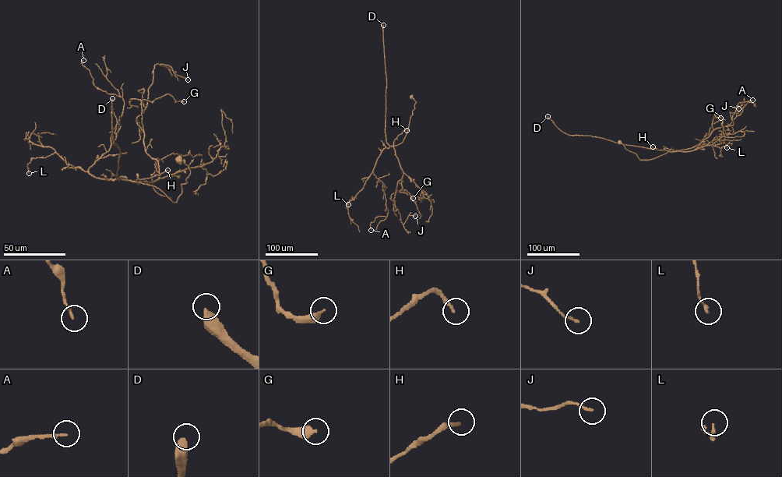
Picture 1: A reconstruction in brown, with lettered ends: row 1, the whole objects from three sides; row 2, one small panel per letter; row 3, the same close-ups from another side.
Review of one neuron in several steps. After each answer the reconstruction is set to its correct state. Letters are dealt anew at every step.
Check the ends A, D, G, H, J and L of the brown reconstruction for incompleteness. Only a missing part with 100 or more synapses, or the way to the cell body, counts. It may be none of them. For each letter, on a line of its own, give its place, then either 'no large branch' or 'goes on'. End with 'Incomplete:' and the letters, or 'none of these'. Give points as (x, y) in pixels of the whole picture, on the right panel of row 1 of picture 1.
A: at (752, 100); no large branch
D: at (547, 116); goes on
G: at (720, 118); no large branch
H: at (653, 146); no large branch
J: at (738, 108); no large branch
L: at (727, 147); no large branch
Incomplete: D

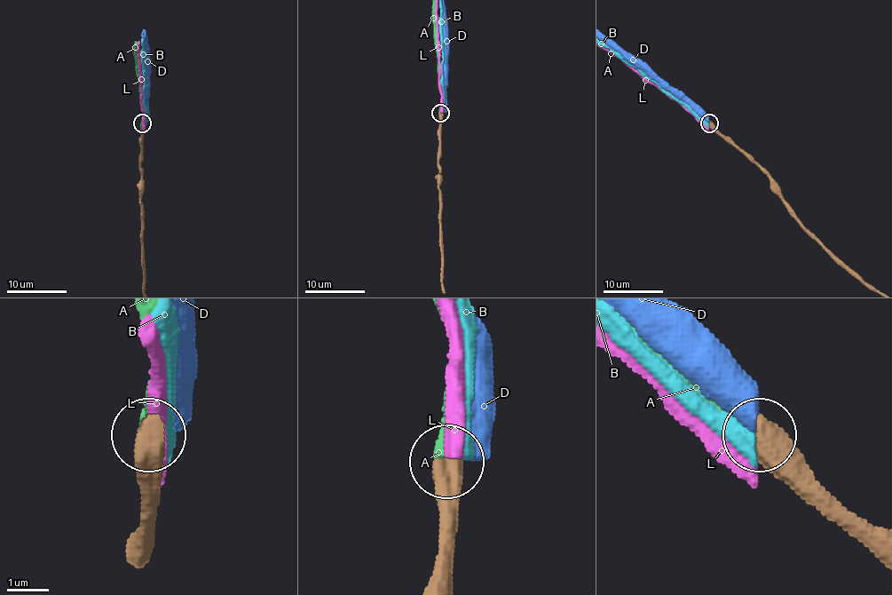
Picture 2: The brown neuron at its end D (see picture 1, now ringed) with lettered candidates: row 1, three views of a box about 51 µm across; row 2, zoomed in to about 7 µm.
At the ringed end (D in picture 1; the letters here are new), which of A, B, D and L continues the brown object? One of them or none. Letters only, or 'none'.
A

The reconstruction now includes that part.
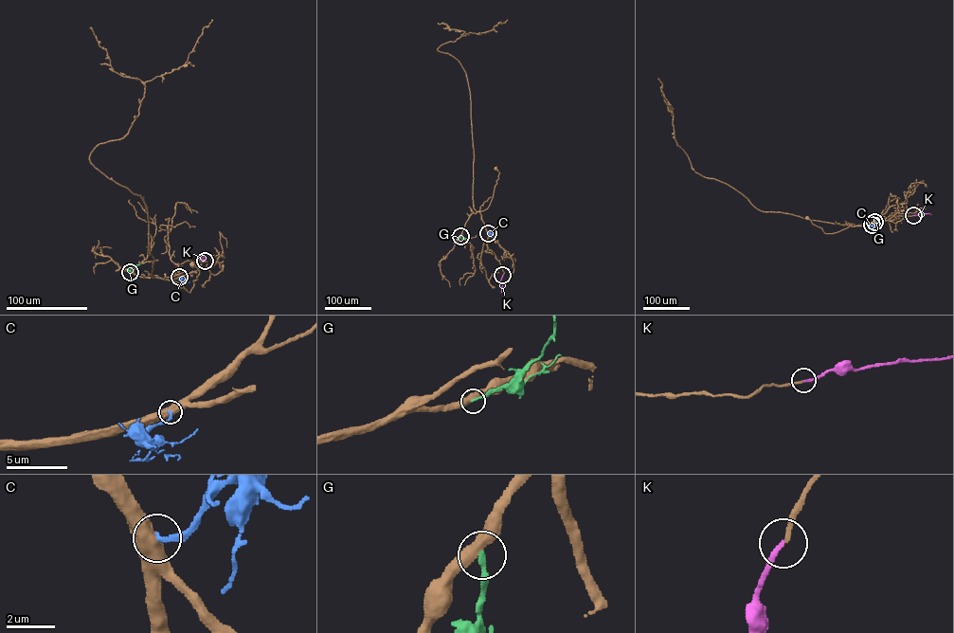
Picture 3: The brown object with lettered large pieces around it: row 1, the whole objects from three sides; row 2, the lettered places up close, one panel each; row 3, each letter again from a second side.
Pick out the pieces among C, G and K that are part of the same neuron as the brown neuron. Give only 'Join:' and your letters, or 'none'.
Join: K

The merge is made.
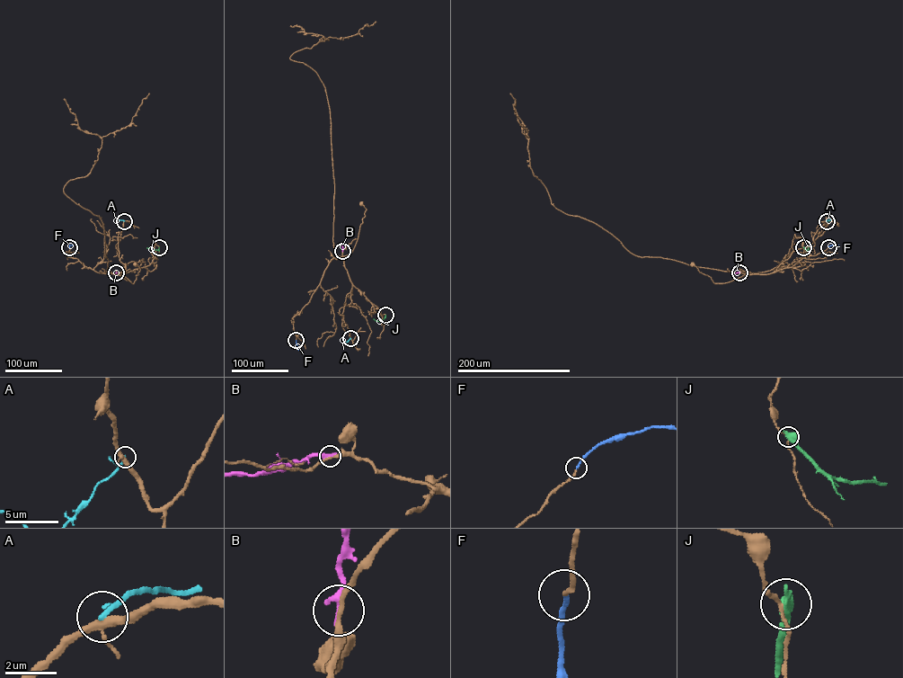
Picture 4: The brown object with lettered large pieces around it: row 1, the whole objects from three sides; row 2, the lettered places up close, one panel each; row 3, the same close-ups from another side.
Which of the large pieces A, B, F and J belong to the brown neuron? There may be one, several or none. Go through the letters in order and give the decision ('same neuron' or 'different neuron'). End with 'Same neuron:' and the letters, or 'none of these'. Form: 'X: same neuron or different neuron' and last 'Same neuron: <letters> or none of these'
A: different neuron
B: different neuron
F: same neuron
J: different neuron
Same neuron: F

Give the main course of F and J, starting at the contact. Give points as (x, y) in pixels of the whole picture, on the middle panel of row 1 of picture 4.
F: (296, 340), (299, 351)
J: (385, 315), (381, 321), (374, 319)

